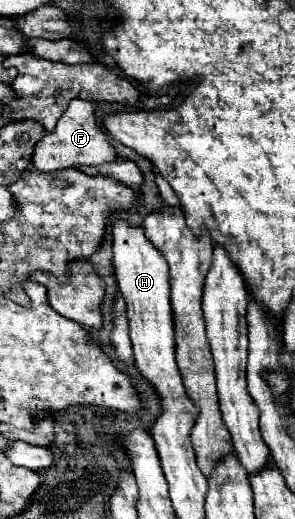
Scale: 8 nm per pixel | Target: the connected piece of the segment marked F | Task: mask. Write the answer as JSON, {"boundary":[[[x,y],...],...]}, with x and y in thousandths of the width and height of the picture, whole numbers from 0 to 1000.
{"boundary":[[[247,191],[227,206],[227,214],[207,222],[193,245],[180,256],[159,256],[119,283],[112,295],[112,322],[125,329],[207,329],[234,322],[275,322],[275,318],[342,318],[397,306],[397,295],[376,279],[376,272],[356,264],[342,245],[322,233],[322,198]]]}

